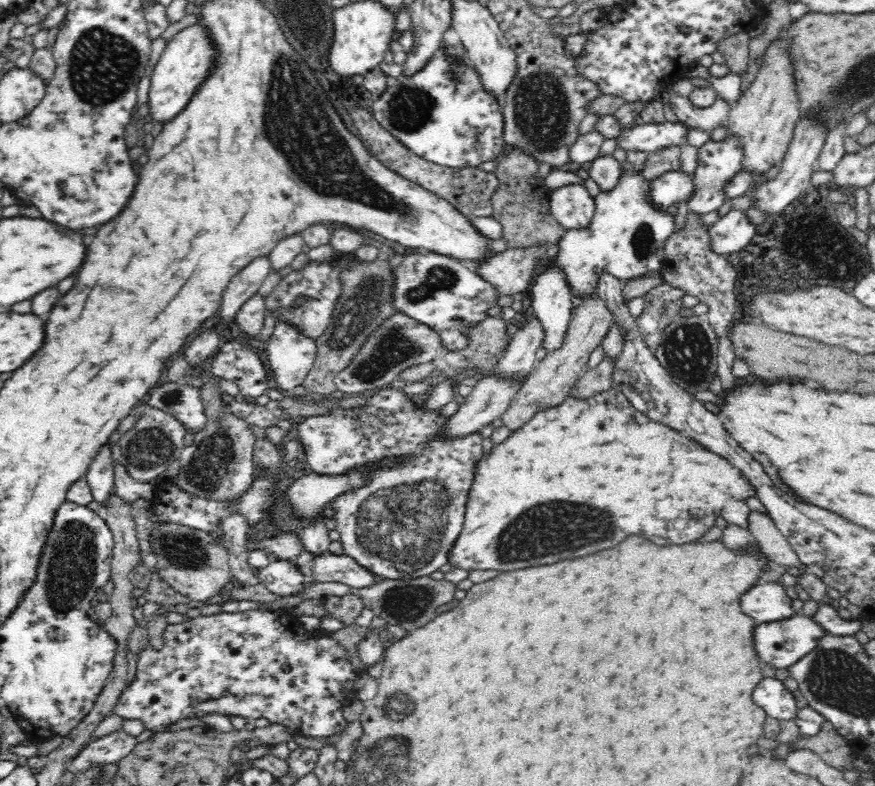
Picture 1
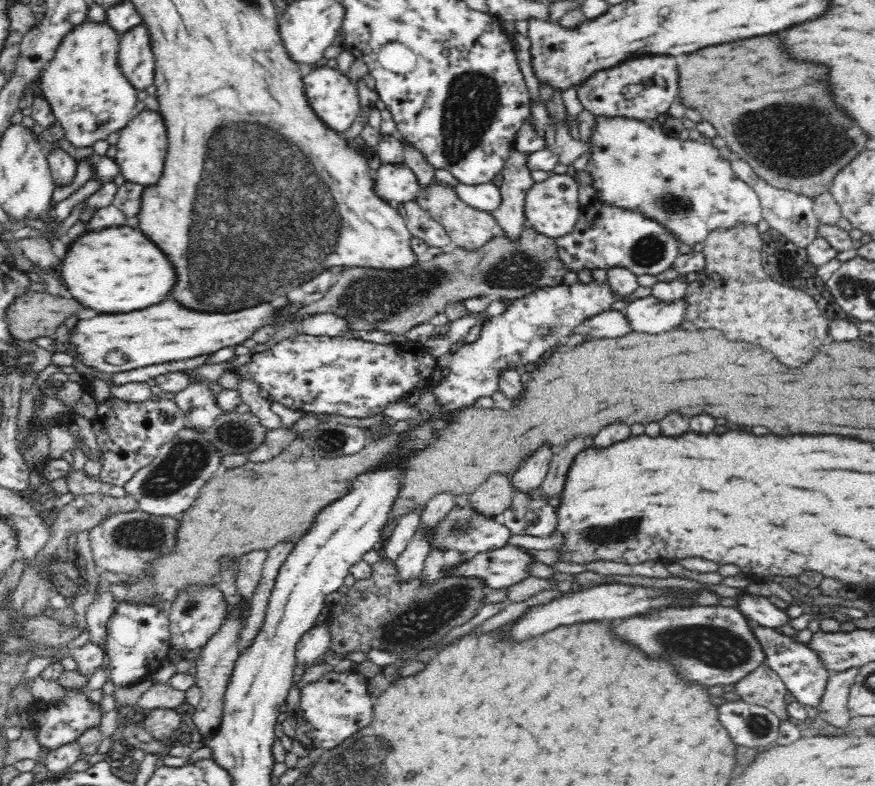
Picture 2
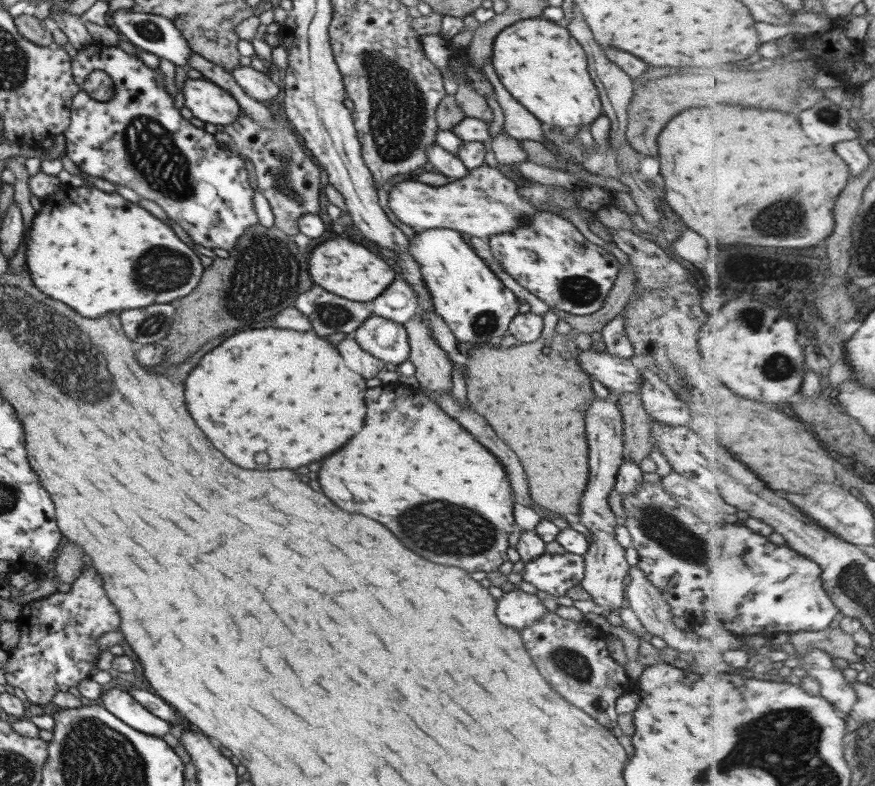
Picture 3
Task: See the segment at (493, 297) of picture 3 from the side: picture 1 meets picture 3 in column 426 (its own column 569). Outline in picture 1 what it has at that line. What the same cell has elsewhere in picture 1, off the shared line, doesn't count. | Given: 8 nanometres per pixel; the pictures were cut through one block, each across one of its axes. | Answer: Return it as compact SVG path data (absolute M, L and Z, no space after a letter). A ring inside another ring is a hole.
M630 171L622 172L620 182L614 190L610 192L601 192L595 198L594 216L586 228L565 229L564 234L558 242L558 251L553 258L554 265L558 271L562 271L570 293L575 298L575 303L590 296L595 296L597 292L598 279L604 274L612 275L620 282L626 284L630 279L639 279L647 277L652 273L658 273L661 276L664 254L663 248L666 239L674 232L674 219L666 211L654 209L650 203L644 199L644 190L647 188L647 182L643 174L631 174Z

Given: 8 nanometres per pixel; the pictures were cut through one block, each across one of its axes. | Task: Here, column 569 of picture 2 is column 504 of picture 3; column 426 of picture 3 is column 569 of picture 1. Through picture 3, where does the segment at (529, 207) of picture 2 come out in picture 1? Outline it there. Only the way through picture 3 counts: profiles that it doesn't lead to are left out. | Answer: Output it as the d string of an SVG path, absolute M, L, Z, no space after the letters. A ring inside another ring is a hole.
M572 184L551 192L548 210L565 229L586 228L594 216L595 198L584 186Z

